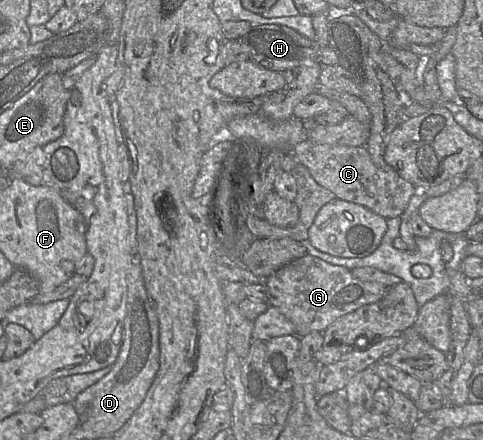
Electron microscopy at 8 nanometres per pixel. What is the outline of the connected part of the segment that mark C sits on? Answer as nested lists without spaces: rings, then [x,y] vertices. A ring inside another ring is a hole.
[[[304,139],[293,148],[293,156],[309,170],[319,185],[330,190],[337,199],[362,205],[385,219],[400,217],[415,192],[416,187],[394,169],[378,168],[366,146],[319,144]]]

